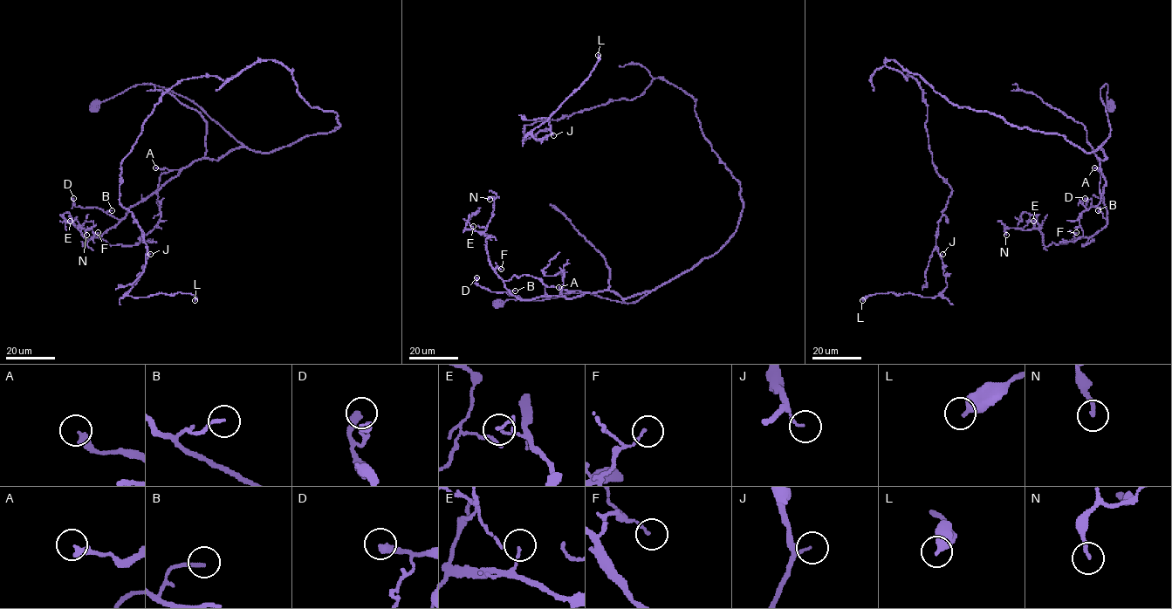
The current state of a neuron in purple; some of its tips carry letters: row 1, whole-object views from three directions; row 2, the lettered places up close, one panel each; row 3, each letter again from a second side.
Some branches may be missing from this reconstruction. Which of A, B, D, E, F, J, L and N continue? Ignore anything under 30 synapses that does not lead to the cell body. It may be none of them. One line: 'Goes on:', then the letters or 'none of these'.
Goes on: none of these

